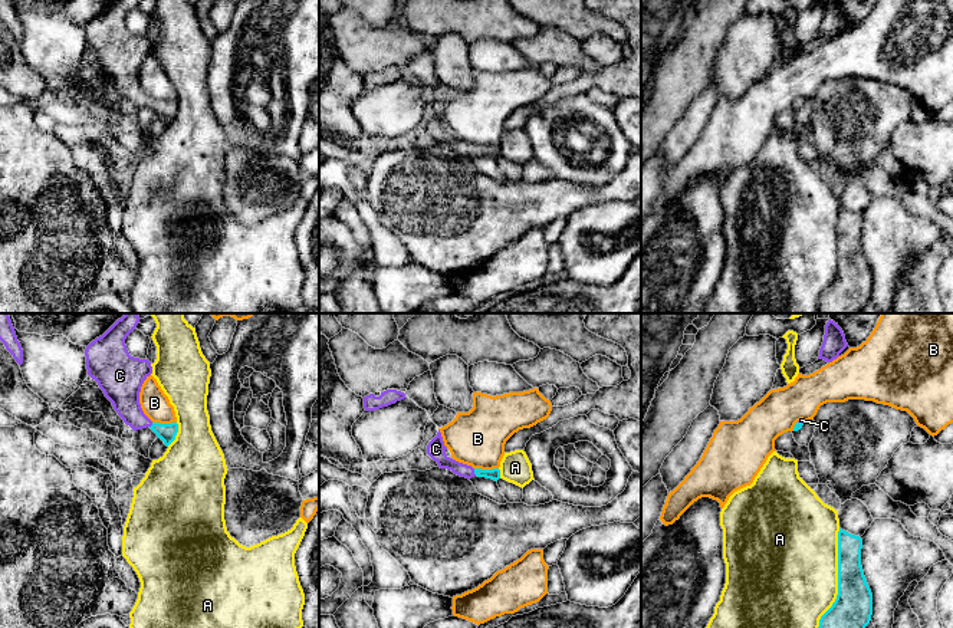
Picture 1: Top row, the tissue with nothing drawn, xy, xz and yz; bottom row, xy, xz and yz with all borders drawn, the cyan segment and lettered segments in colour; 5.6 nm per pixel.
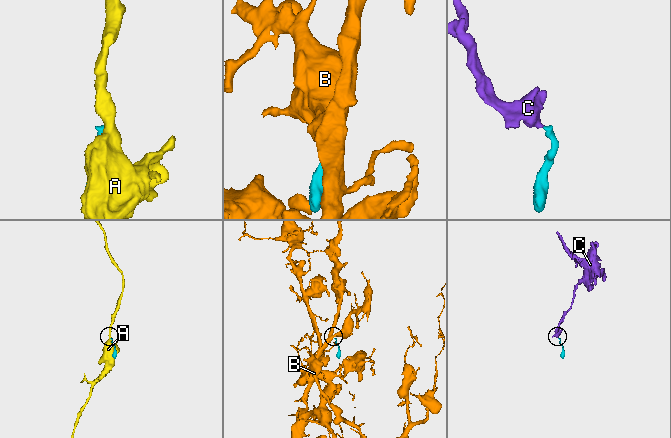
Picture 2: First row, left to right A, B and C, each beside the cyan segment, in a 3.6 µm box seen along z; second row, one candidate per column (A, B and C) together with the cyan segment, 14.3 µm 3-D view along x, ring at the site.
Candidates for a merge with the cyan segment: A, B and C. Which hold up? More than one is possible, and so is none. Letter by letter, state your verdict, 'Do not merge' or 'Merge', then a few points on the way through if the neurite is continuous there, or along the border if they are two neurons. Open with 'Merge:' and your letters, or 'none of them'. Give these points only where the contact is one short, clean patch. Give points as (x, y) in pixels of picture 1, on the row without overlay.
Merge: C
A: Do not merge
B: Do not merge. Boundary: xy (153, 99), (176, 101)
C: Merge. Path across: xz (495, 153), (475, 150), (457, 147), (436, 128)

